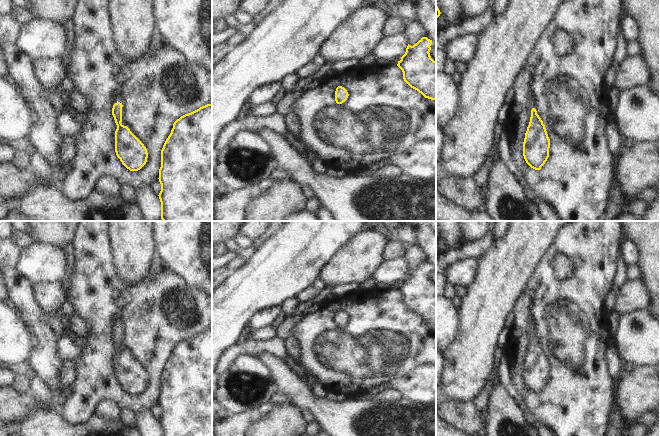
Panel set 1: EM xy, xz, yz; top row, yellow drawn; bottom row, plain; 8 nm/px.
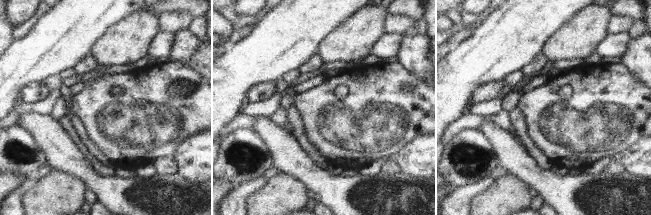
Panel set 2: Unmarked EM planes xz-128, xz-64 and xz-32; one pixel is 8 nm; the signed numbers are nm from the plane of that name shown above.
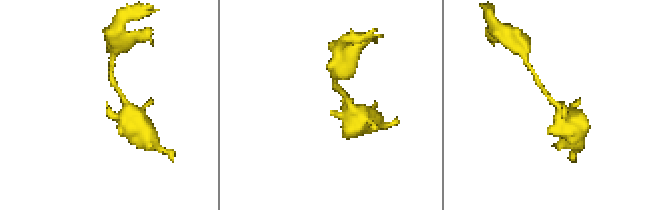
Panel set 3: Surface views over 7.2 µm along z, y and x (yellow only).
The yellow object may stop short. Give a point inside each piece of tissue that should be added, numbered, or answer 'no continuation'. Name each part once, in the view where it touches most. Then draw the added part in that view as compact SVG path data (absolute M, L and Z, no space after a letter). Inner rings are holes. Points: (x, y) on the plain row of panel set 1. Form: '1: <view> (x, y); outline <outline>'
no continuation

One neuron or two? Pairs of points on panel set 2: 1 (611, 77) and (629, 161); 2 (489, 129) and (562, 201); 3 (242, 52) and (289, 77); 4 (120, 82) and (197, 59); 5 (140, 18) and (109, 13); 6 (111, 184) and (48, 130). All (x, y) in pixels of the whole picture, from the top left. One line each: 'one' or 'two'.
1: two
2: one
3: two
4: two
5: two
6: one

